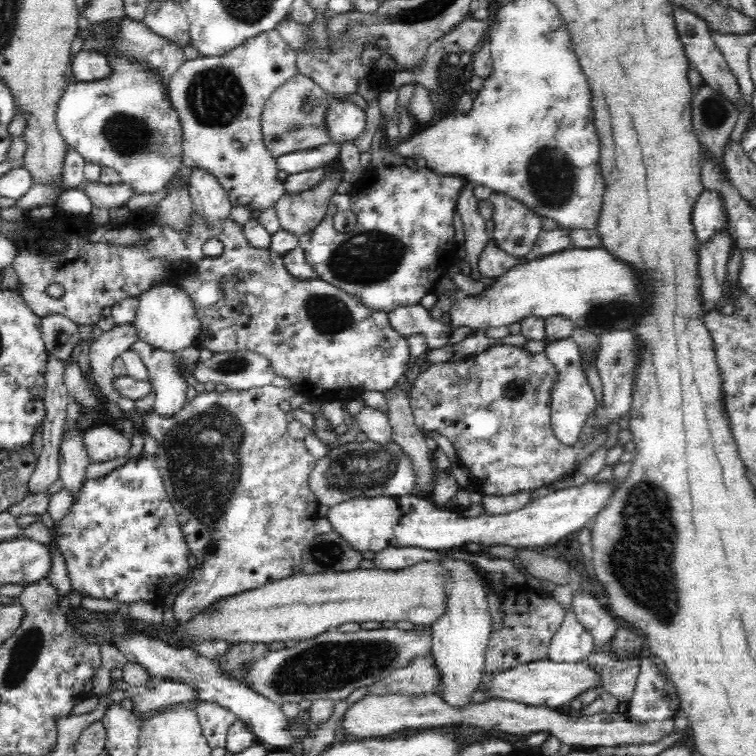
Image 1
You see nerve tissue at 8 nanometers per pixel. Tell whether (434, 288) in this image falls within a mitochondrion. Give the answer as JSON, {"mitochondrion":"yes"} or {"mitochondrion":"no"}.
{"mitochondrion":"no"}

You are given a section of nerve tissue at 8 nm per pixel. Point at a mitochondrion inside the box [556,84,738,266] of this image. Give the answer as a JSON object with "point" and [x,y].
{"point":[715,114]}

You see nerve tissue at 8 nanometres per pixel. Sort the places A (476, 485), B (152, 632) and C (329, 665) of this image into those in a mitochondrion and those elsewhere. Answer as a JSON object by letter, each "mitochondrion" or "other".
{"A":"other","B":"other","C":"mitochondrion"}

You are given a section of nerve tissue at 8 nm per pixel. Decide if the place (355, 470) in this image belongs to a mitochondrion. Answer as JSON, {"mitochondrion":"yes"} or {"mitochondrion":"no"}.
{"mitochondrion":"yes"}

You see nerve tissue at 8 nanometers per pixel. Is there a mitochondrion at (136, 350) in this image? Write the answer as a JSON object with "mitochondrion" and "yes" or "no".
{"mitochondrion":"no"}

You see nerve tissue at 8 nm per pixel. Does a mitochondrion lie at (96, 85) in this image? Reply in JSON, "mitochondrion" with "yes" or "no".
{"mitochondrion":"no"}

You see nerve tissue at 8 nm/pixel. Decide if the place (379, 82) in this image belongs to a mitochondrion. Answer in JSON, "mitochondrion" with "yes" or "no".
{"mitochondrion":"no"}

